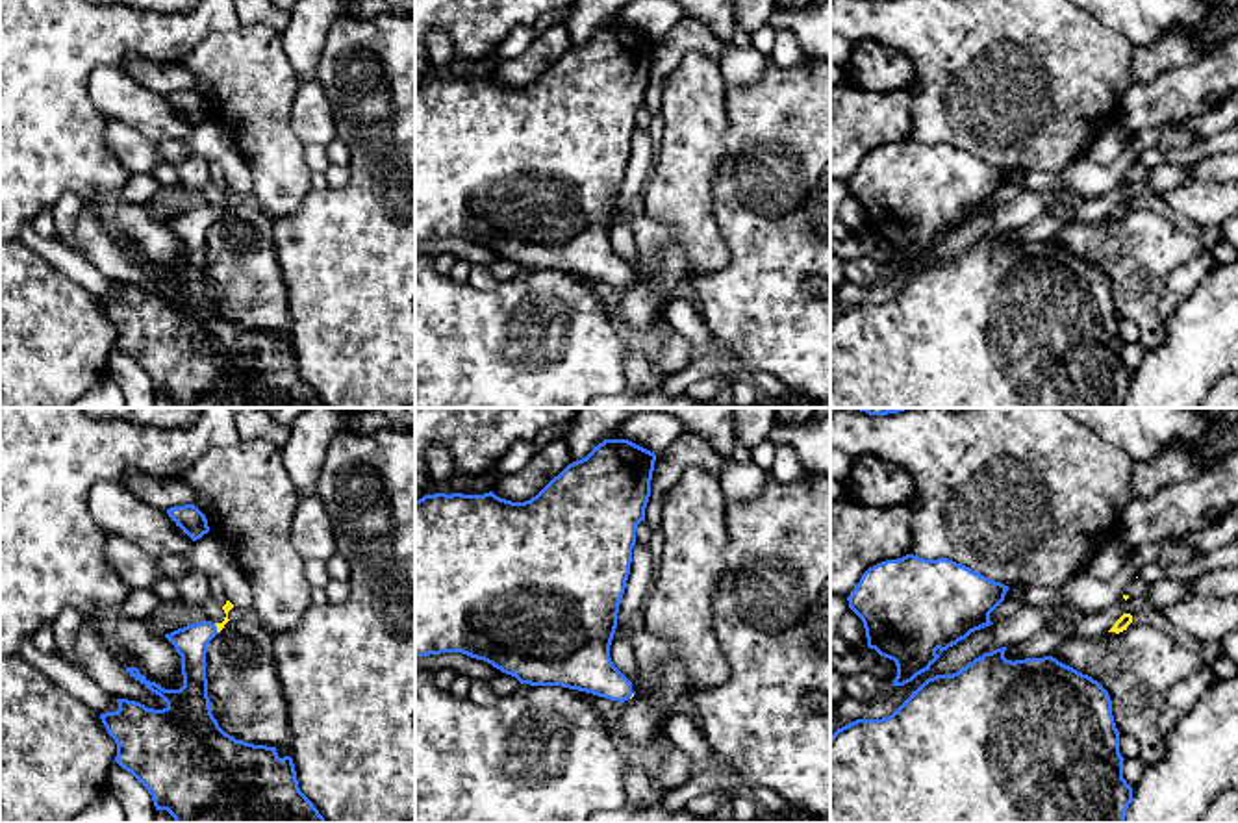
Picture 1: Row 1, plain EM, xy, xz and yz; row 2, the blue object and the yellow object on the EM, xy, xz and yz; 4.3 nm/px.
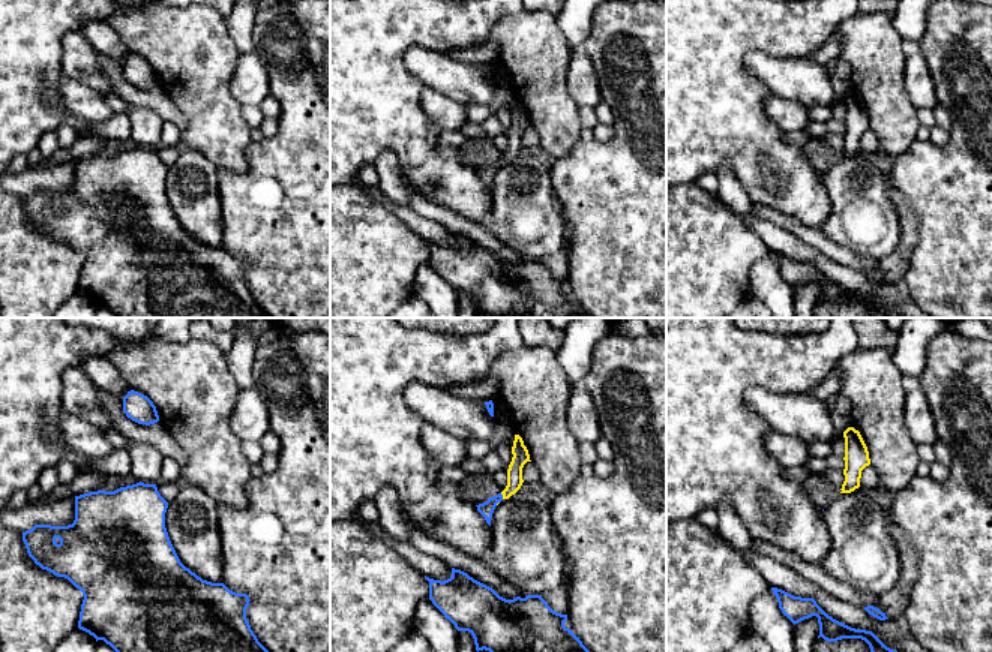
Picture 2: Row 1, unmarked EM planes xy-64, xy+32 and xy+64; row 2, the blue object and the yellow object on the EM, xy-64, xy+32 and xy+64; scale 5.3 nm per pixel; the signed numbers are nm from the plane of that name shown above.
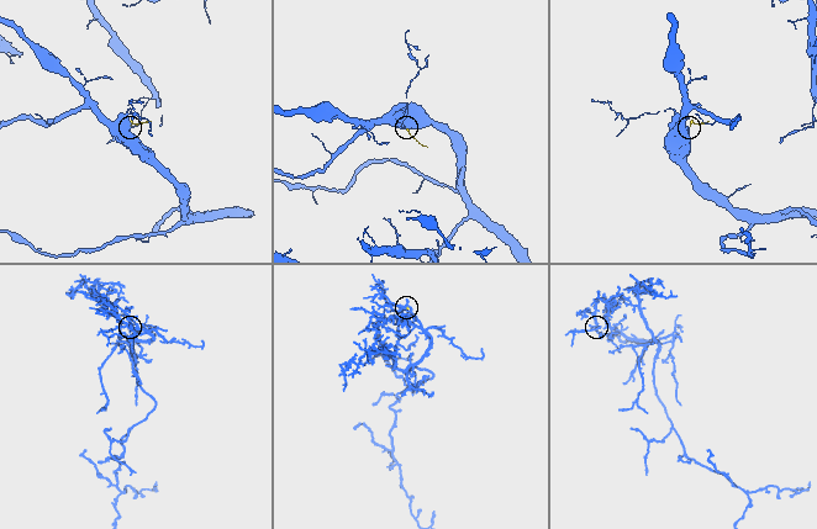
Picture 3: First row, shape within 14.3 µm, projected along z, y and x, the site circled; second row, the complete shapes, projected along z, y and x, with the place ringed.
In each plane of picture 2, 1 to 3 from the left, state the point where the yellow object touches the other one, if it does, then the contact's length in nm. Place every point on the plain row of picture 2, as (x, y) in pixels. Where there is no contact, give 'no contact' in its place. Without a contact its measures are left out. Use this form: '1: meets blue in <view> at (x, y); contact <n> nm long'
1: no contact
2: meets blue in xy+32 at (502, 161); contact 40 nm long
3: no contact

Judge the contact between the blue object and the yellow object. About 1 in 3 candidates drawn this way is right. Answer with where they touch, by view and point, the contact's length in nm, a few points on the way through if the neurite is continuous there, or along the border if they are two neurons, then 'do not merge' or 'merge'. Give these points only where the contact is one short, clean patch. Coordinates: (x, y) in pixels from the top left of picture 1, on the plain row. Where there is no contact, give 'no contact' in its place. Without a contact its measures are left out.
meets blue in xy at (215, 214); contact 40 nm long; runs through xy (191, 227), (199, 219), (215, 214), (227, 204), (228, 189); merge

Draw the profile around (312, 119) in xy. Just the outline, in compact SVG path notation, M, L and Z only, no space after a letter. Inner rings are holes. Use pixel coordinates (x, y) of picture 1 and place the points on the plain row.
M315 78L300 82L291 128L304 145L328 146L337 137L332 104Z

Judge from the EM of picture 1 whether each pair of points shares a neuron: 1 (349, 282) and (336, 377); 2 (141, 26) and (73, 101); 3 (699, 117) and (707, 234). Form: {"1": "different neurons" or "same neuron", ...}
{"1": "same neuron", "2": "same neuron", "3": "same neuron"}

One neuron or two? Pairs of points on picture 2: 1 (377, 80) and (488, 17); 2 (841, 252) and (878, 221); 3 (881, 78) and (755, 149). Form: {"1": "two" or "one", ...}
{"1": "one", "2": "two", "3": "two"}

